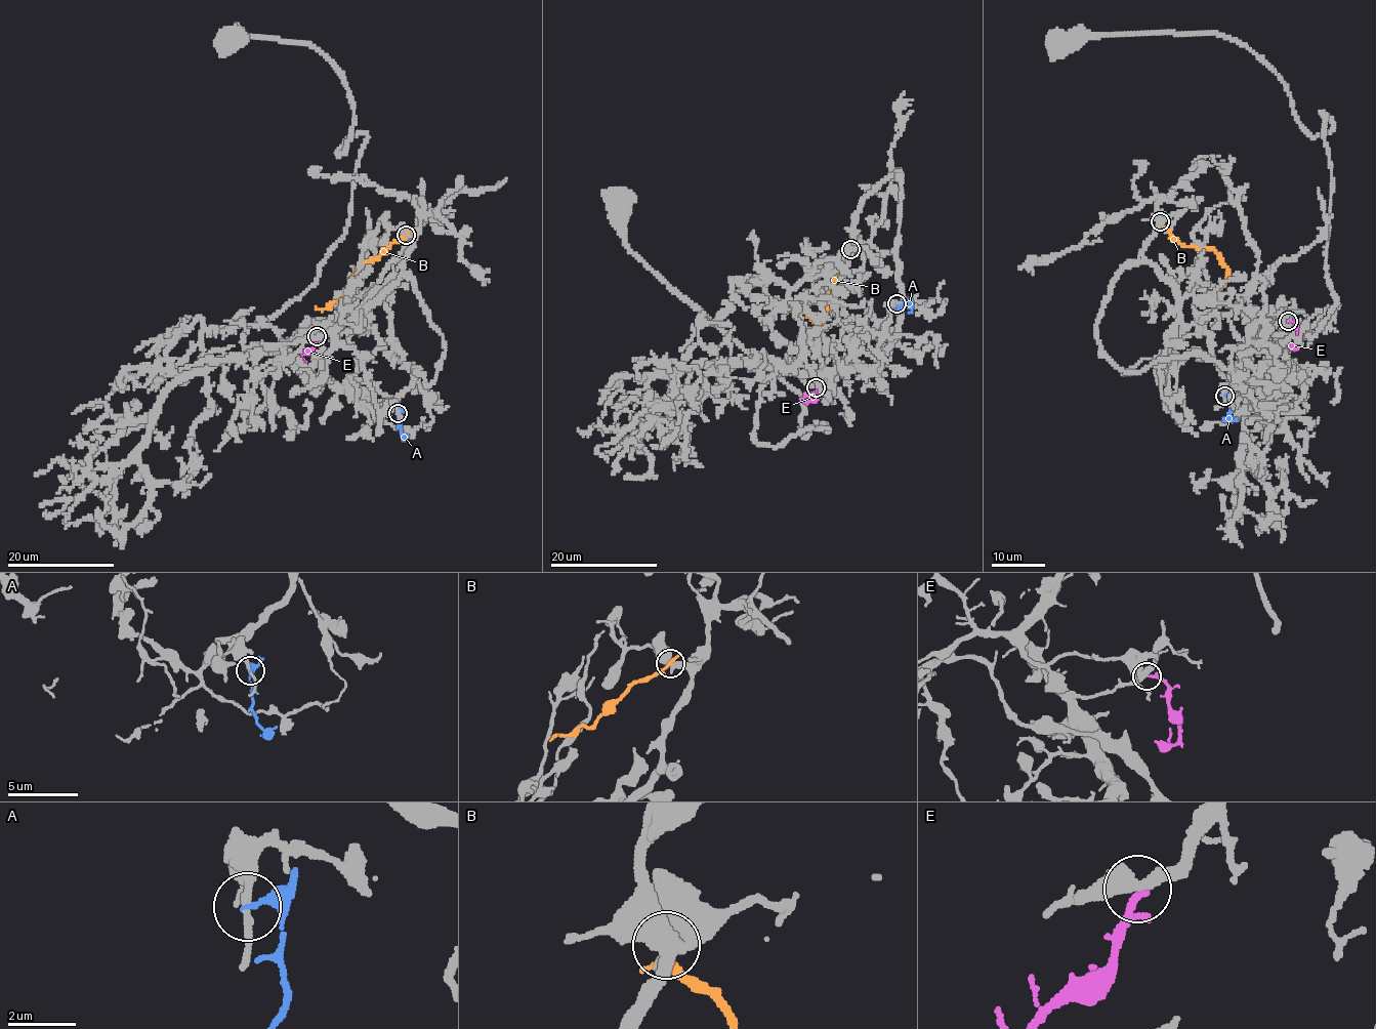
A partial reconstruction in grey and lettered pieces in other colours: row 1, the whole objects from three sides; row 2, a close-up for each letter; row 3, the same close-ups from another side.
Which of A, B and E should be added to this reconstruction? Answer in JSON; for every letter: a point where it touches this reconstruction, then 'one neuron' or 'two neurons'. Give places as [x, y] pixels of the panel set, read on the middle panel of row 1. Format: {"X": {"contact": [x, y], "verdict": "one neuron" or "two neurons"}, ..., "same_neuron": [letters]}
{"A": {"contact": [897, 303], "verdict": "two neurons"}, "B": {"contact": [850, 249], "verdict": "two neurons"}, "E": {"contact": [816, 387], "verdict": "one neuron"}, "same_neuron": ["E"]}

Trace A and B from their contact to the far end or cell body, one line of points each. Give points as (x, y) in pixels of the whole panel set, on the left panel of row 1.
A: (399, 413), (399, 428), (405, 438), (401, 438)
B: (407, 235), (379, 255), (363, 263), (338, 298), (326, 307), (316, 306)

